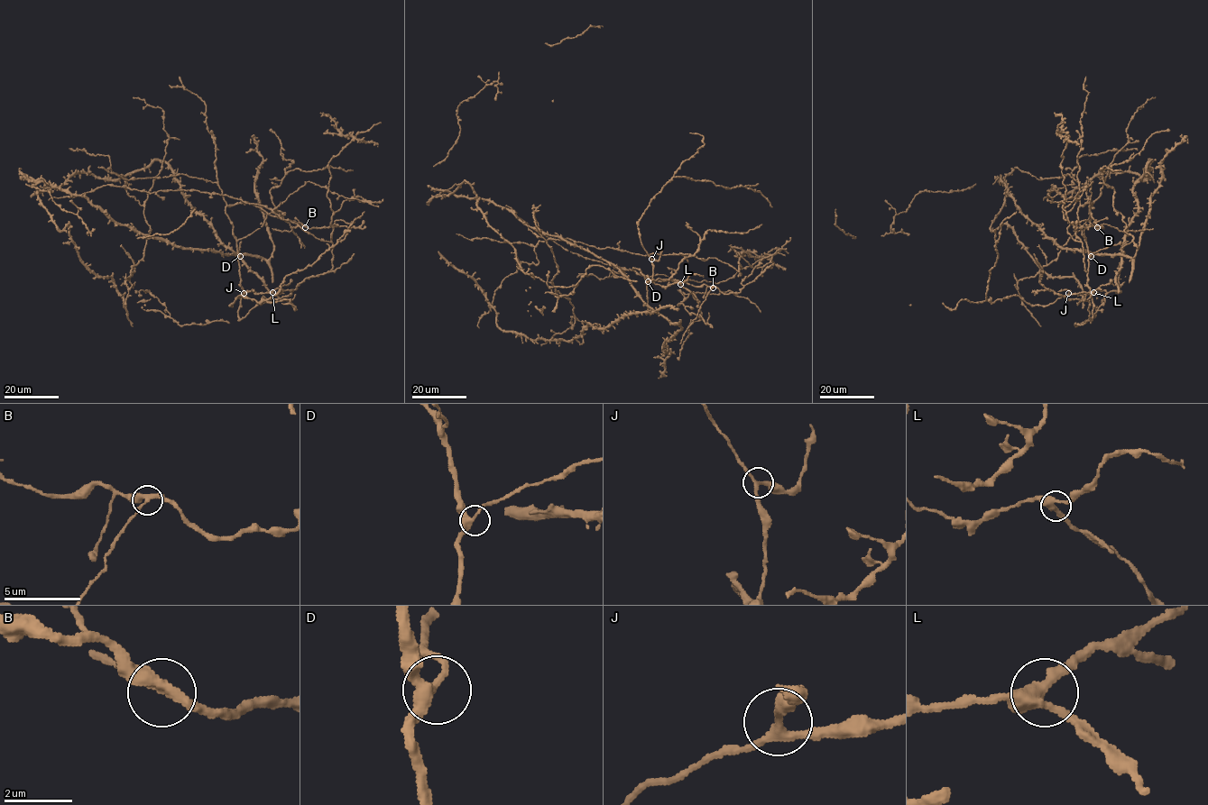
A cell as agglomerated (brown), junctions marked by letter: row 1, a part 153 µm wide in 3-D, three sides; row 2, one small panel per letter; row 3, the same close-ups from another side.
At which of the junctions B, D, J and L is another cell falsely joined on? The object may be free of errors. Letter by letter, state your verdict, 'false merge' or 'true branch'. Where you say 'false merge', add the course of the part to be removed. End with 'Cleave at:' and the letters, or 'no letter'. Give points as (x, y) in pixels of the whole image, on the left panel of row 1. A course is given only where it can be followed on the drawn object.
B: false merge | (305, 227), (299, 224), (290, 232), (272, 228)
D: true branch
J: true branch
L: true branch
Cleave at: B

